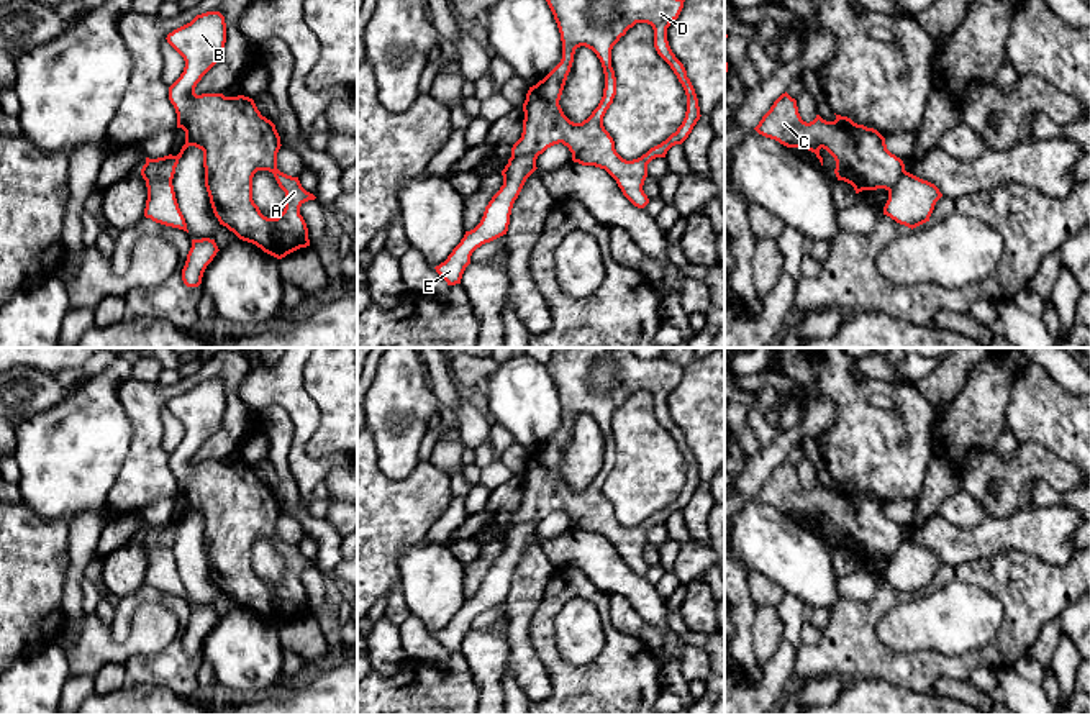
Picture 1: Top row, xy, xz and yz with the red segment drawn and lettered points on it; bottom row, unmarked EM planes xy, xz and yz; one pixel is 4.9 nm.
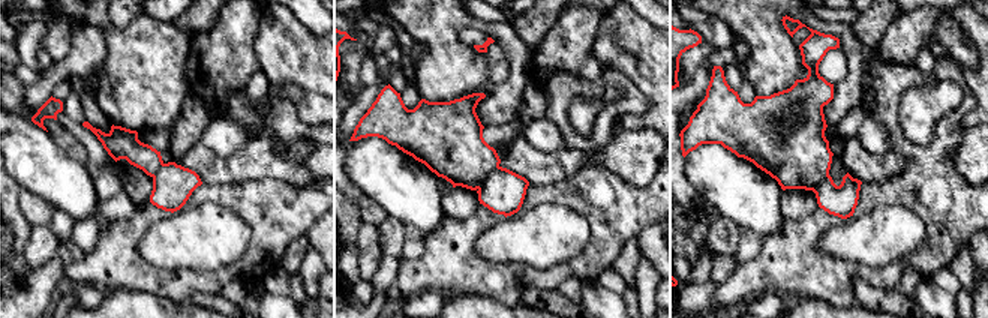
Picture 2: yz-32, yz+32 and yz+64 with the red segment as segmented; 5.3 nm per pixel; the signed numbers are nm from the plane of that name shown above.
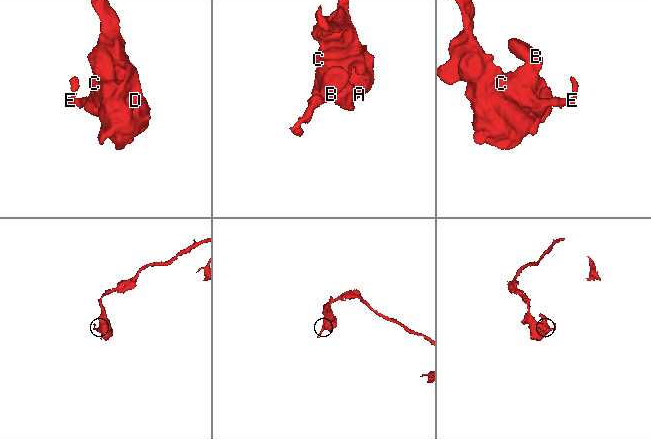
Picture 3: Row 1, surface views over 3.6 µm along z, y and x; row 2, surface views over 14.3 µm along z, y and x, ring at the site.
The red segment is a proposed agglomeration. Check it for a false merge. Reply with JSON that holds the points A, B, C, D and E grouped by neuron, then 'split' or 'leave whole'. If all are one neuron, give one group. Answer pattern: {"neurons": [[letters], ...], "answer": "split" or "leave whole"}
{"neurons": [["A", "B", "C", "D"], ["E"]], "answer": "split"}

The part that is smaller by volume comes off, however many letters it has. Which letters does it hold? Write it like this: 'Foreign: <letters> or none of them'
Foreign: E

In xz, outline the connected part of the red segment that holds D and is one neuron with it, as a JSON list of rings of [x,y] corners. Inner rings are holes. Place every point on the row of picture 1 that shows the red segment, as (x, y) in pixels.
[[[546,0],[557,23],[562,41],[561,62],[536,85],[529,87],[523,103],[525,120],[521,138],[513,144],[511,156],[539,156],[547,148],[562,143],[572,153],[572,161],[582,166],[605,169],[623,195],[638,208],[649,203],[643,190],[647,164],[665,157],[667,151],[682,144],[700,120],[695,89],[684,64],[672,52],[667,28],[679,18],[685,0]],[[636,23],[654,30],[654,48],[670,66],[687,95],[687,112],[682,125],[665,141],[651,148],[638,159],[626,161],[603,126],[603,116],[616,95],[616,77],[611,67],[611,49]],[[575,49],[592,49],[605,74],[603,97],[592,115],[582,123],[570,121],[561,105],[561,95],[570,72]]]

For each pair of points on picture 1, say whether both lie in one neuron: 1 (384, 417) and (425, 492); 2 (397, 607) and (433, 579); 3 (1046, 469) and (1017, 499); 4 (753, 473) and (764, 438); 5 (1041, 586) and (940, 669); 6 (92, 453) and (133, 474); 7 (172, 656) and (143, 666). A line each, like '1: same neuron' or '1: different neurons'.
1: different neurons
2: different neurons
3: same neuron
4: different neurons
5: same neuron
6: different neurons
7: same neuron

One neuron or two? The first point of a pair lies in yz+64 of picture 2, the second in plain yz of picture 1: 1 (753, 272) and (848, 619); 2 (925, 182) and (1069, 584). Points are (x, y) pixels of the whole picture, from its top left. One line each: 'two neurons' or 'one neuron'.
1: one neuron
2: one neuron

